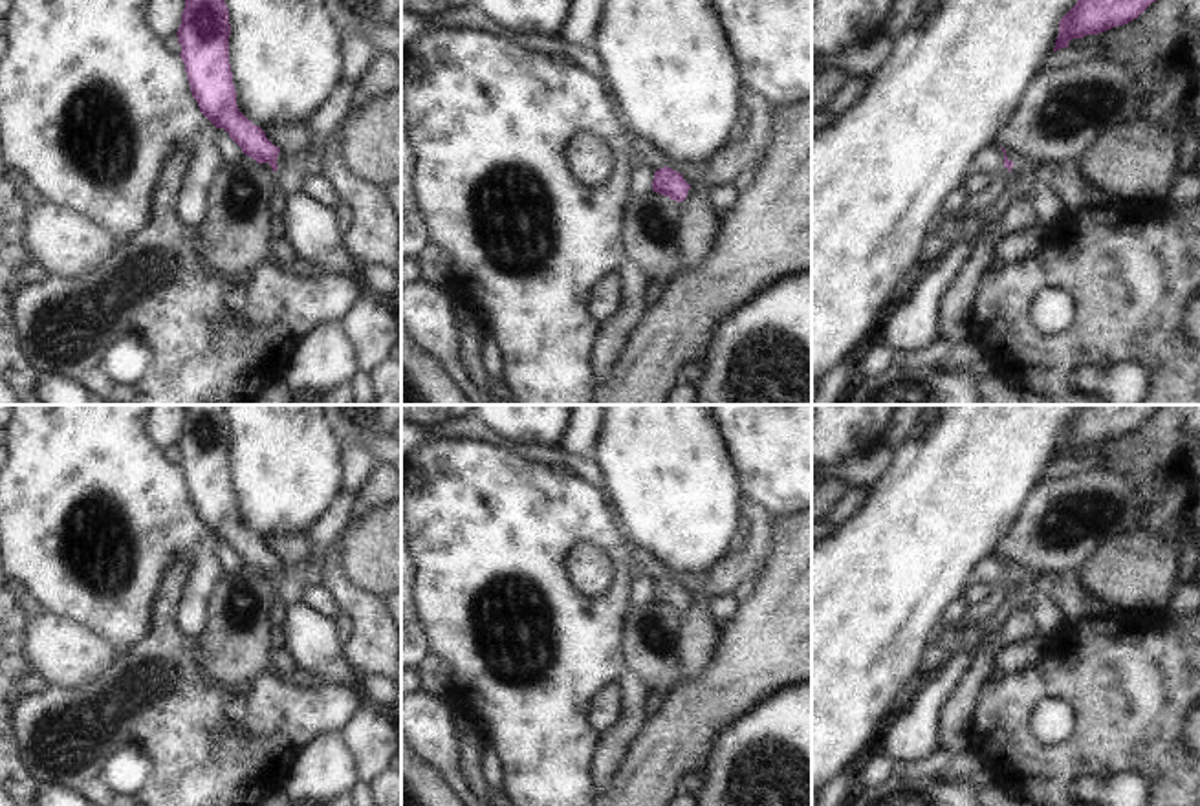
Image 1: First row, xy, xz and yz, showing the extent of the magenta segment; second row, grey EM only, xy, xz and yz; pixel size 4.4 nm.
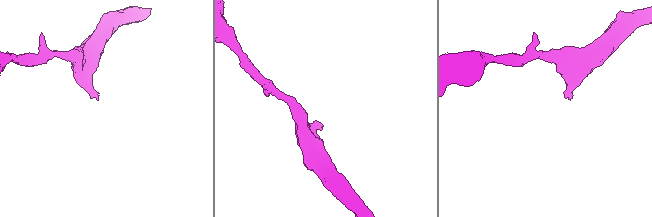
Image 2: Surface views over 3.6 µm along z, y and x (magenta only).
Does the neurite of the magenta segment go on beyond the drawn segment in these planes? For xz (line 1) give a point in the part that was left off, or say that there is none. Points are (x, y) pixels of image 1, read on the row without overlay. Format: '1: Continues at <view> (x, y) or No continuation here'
1: No continuation here

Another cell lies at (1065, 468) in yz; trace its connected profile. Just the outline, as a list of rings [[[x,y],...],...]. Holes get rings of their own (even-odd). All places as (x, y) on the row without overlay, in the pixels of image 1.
[[[1094,452],[1079,458],[1061,458],[1057,462],[1052,462],[1052,465],[1044,474],[1044,480],[1057,482],[1057,480],[1086,474],[1097,467],[1099,460],[1101,458]]]

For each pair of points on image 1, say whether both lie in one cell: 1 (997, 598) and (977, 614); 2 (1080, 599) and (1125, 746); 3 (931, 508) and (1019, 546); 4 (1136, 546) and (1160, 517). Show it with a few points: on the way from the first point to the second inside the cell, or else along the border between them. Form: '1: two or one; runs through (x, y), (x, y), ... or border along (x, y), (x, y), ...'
1: one; runs through (992, 603), (982, 612)
2: two; border along (1112, 612), (1101, 618), (1067, 623)
3: two; border along (1026, 502), (995, 554)
4: two; border along (1138, 526), (1160, 533), (1180, 548)

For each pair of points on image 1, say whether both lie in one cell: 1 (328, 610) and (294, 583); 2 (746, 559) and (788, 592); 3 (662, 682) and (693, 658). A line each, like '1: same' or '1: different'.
1: different
2: different
3: different

